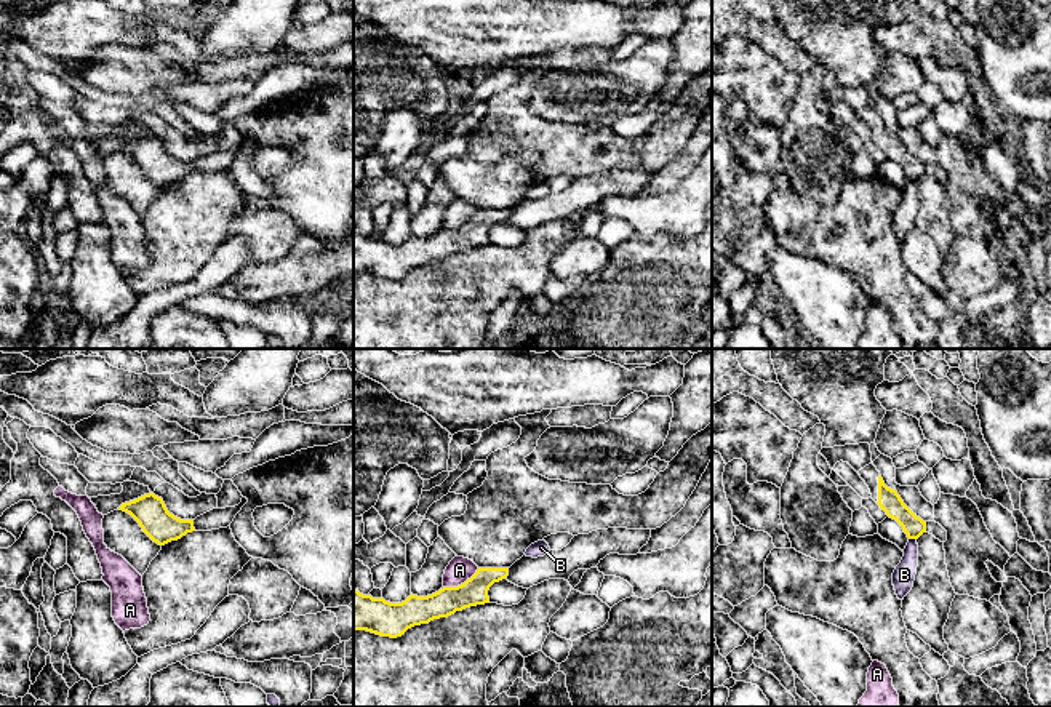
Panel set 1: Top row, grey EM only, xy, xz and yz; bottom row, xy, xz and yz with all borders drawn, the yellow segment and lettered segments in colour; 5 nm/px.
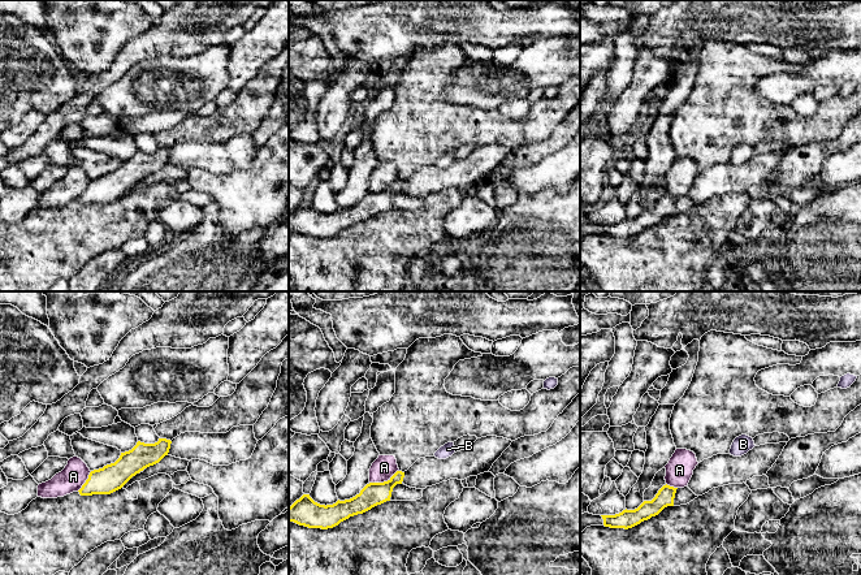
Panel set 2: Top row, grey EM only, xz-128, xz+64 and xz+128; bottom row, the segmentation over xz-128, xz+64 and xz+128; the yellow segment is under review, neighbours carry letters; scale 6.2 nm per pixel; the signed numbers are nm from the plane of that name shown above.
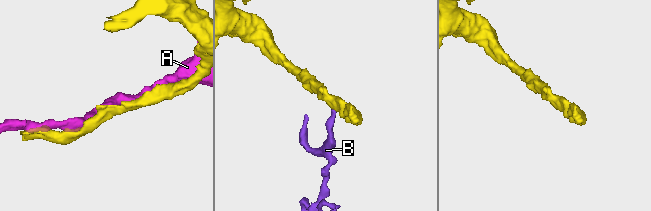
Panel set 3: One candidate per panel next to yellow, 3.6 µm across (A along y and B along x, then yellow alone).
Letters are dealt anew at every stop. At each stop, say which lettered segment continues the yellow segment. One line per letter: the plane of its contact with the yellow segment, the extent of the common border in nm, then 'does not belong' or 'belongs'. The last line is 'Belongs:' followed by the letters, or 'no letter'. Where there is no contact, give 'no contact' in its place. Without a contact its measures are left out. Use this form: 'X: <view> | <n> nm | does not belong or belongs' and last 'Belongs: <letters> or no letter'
A: xz | 200 nm | does not belong
B: yz | 40 nm | does not belong
Belongs: no letter

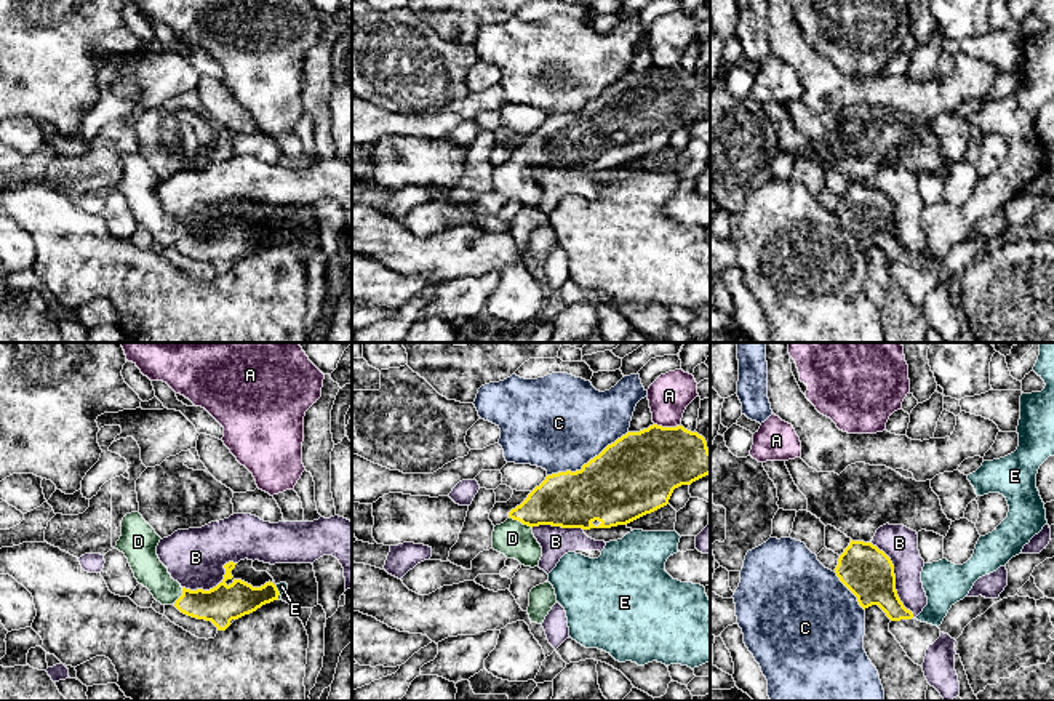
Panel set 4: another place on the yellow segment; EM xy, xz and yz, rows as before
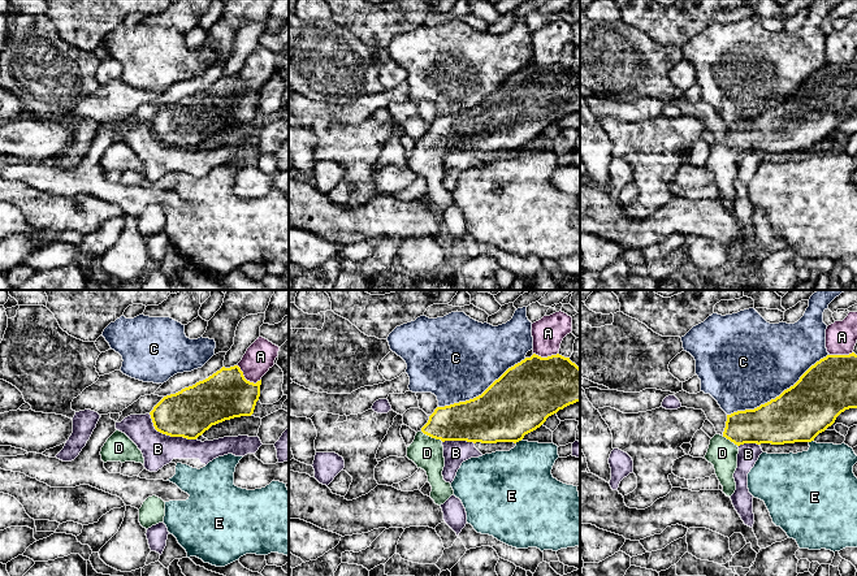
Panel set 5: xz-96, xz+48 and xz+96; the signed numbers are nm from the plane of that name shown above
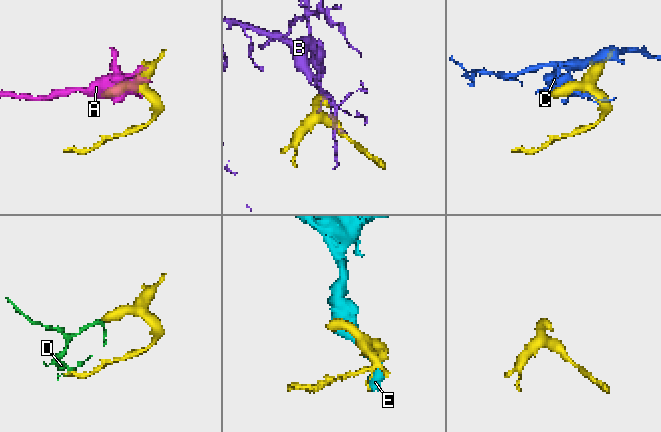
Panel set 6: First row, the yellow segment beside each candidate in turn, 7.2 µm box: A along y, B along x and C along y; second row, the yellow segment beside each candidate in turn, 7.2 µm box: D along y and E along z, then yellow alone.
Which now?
A: xz | 130 nm | does not belong
B: yz | 440 nm | does not belong
C: xz | 460 nm | does not belong
D: xz | 130 nm | belongs
E: xy | 80 nm | does not belong
Belongs: D

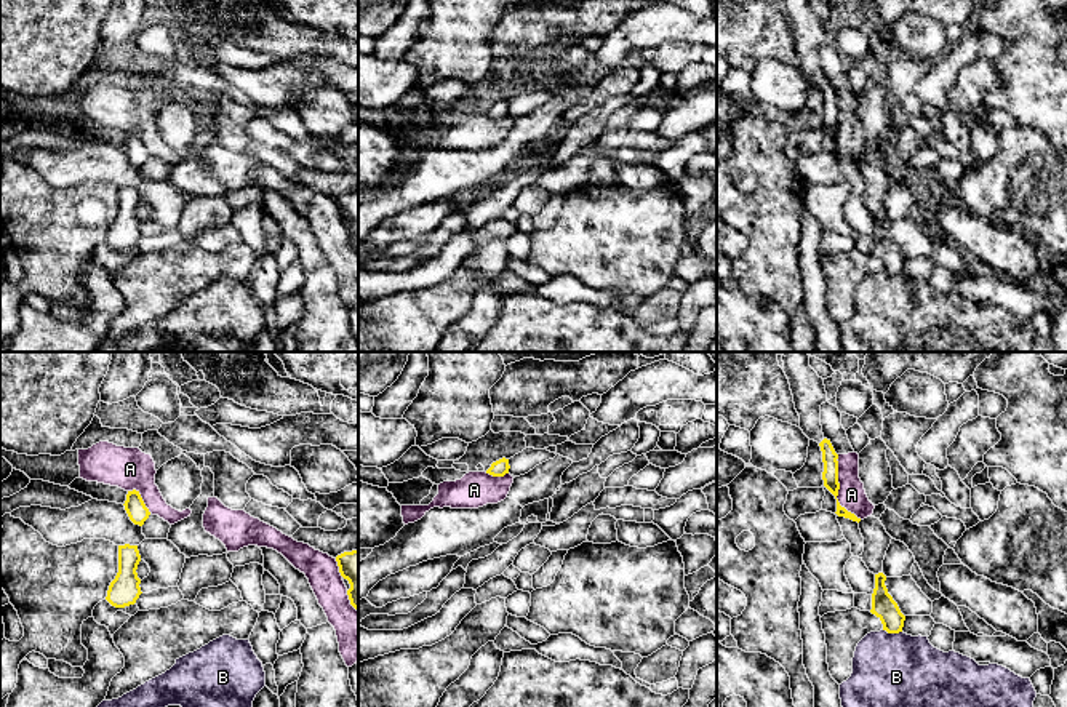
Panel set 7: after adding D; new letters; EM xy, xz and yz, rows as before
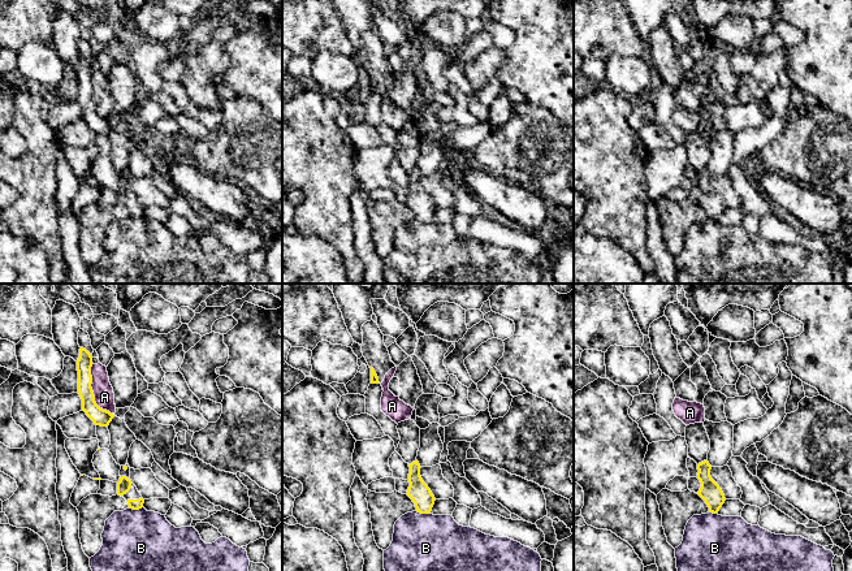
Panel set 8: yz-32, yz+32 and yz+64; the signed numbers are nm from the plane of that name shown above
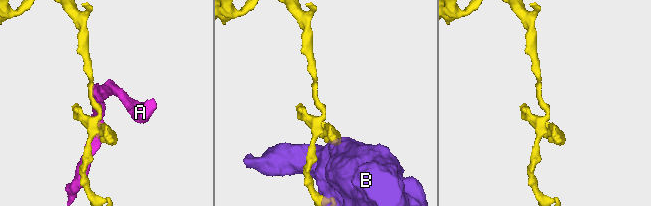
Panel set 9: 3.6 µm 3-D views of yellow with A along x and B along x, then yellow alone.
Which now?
A: yz | 340 nm | does not belong
B: yz | 100 nm | does not belong
Belongs: no letter

